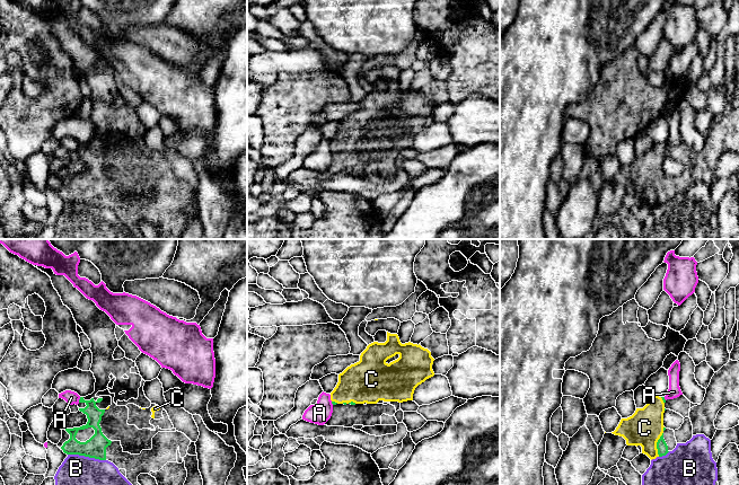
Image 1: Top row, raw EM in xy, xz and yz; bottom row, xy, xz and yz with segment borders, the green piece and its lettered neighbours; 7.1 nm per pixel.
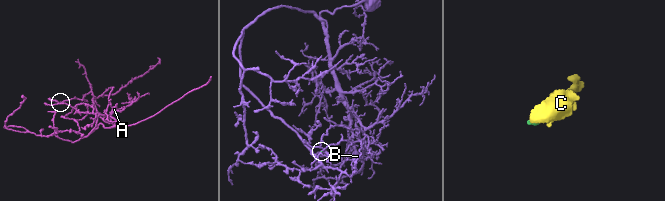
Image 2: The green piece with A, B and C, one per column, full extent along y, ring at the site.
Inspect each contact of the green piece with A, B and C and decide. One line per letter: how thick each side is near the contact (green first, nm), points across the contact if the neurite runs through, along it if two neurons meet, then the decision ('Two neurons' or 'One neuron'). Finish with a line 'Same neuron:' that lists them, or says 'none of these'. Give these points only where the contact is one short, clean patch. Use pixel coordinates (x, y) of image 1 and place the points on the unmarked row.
A: Thickness 110 nm (green) against 90 nm. Boundary: xy (80, 144), (78, 149). Two neurons
B: Thickness 150 nm (green) against 480 nm. Boundary: xy (68, 201), (78, 201), (105, 208). Two neurons
C: Thickness 80 nm (green) against 260 nm. One neuron
Same neuron: C

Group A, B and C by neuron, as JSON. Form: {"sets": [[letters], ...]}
{"sets": [["A"], ["B"], ["C"]]}

